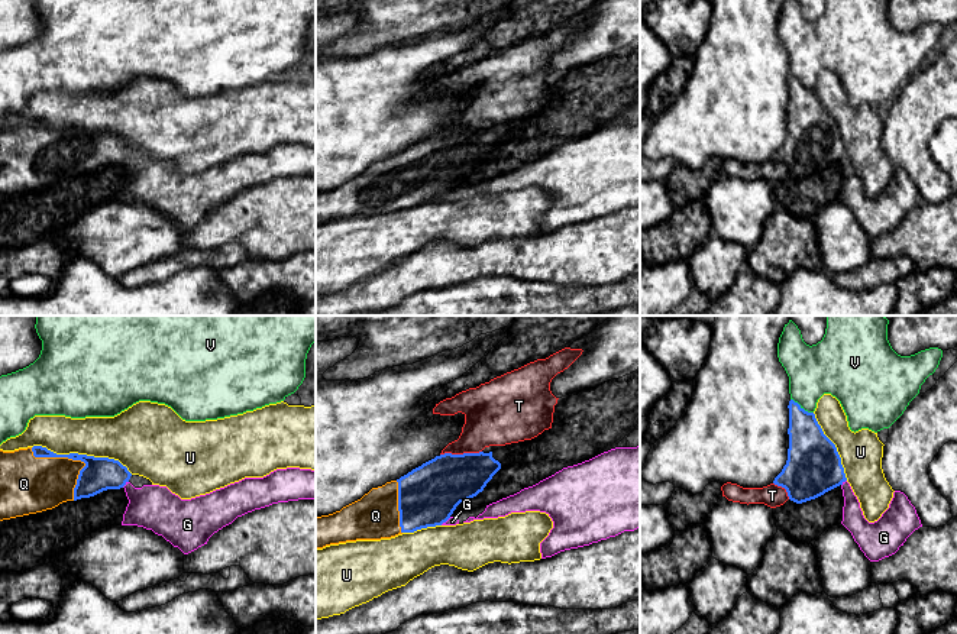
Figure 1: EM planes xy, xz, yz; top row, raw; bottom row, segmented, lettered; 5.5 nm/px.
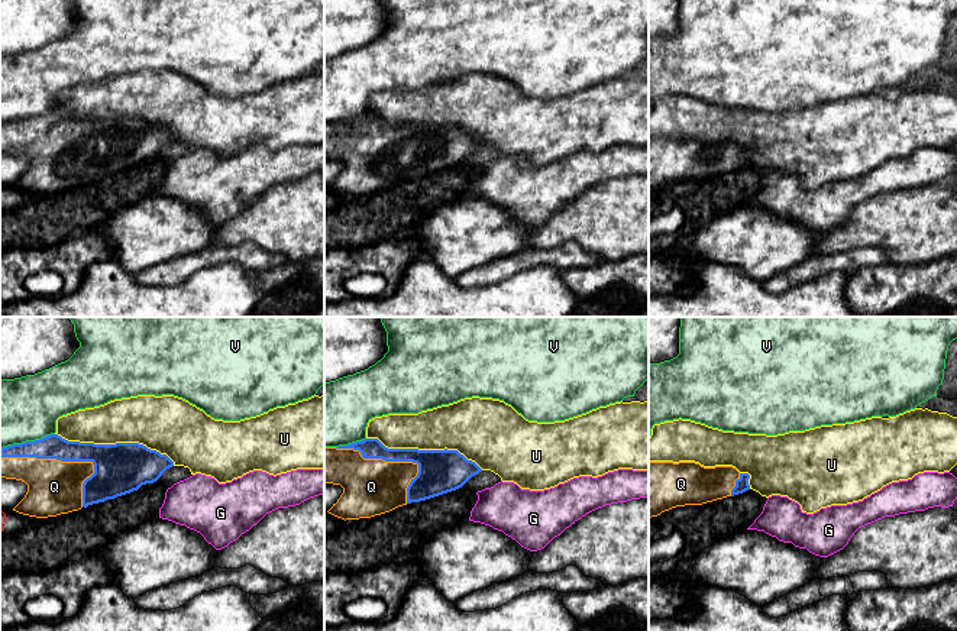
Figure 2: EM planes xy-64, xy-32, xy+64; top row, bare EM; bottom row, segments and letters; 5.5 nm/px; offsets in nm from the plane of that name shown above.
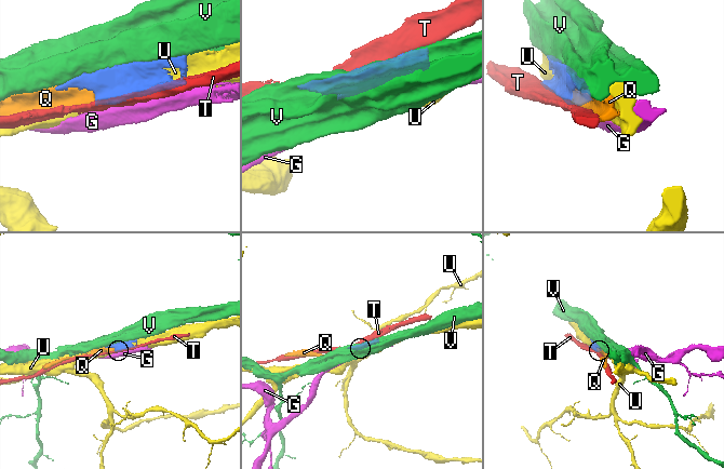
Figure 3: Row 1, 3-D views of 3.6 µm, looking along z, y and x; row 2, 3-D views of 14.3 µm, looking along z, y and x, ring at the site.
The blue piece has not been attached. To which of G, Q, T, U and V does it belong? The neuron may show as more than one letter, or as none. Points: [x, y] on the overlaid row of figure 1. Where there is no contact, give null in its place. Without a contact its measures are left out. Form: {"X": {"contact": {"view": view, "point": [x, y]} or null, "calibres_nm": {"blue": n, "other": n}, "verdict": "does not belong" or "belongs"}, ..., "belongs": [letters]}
{"G": {"contact": {"view": "xy", "point": [125, 484]}, "calibres_nm": {"blue": 190, "other": 260}, "verdict": "does not belong"}, "Q": {"contact": {"view": "xy", "point": [74, 459]}, "calibres_nm": {"blue": 190, "other": 300}, "verdict": "belongs"}, "T": {"contact": {"view": "xz", "point": [461, 455]}, "calibres_nm": {"blue": 300, "other": 280}, "verdict": "does not belong"}, "U": {"contact": {"view": "xy", "point": [83, 455]}, "calibres_nm": {"blue": 190, "other": 260}, "verdict": "does not belong"}, "V": {"contact": {"view": "yz", "point": [802, 408]}, "calibres_nm": {"blue": 240, "other": 280}, "verdict": "does not belong"}, "belongs": ["Q"]}

